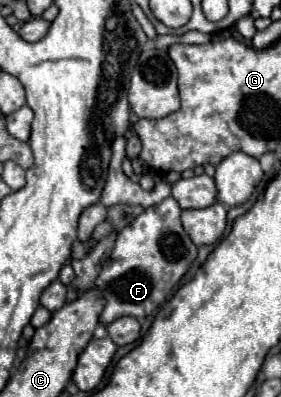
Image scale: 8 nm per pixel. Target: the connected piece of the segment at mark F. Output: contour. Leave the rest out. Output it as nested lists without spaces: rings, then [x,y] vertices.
[[[168,197],[148,207],[142,215],[138,215],[130,225],[126,225],[120,231],[112,255],[104,263],[94,283],[104,293],[106,299],[100,323],[108,325],[124,315],[148,317],[168,299],[180,277],[188,271],[188,267],[196,259],[196,245],[182,229],[180,213],[182,209],[176,203],[176,199]]]

